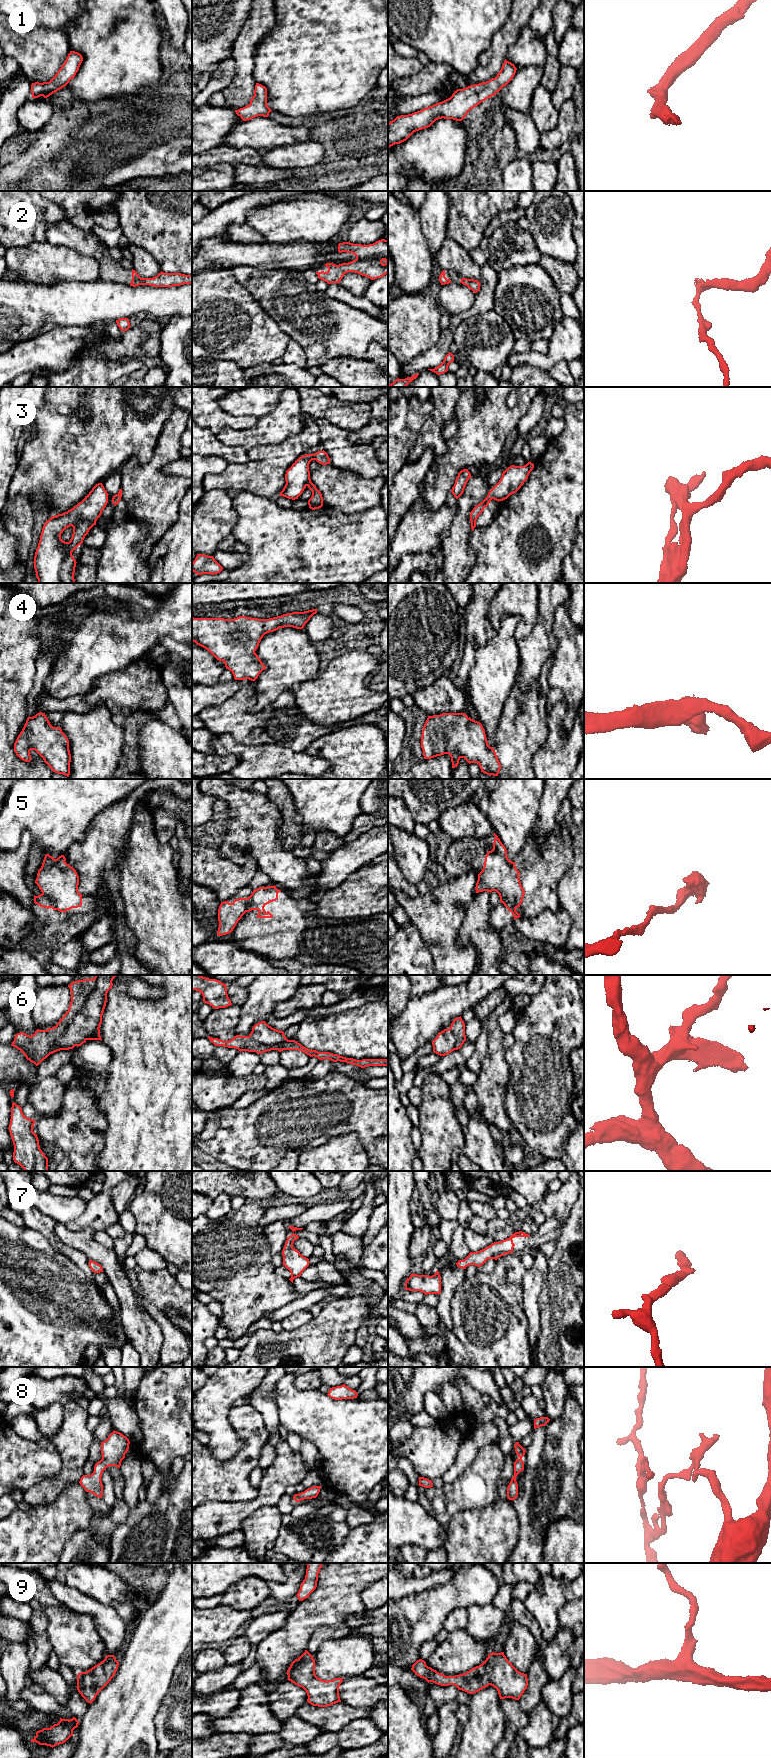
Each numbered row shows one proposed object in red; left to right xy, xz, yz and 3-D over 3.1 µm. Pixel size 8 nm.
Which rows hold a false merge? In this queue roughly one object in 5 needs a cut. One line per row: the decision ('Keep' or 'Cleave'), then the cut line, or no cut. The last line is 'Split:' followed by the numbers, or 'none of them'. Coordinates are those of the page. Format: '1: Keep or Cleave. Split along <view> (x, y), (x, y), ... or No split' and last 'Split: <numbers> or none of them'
1: Keep. No split
2: Keep. No split
3: Keep. No split
4: Keep. No split
5: Cleave. Split along xy (42, 893), (58, 909)
6: Keep. No split
7: Keep. No split
8: Keep. No split
9: Keep. No split
Split: 5

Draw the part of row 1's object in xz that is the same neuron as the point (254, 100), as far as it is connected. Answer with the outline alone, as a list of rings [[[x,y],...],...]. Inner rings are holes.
[[[256,83],[254,96],[250,100],[250,104],[235,110],[236,114],[243,121],[251,120],[258,116],[268,117],[272,110],[267,106],[267,88]]]

